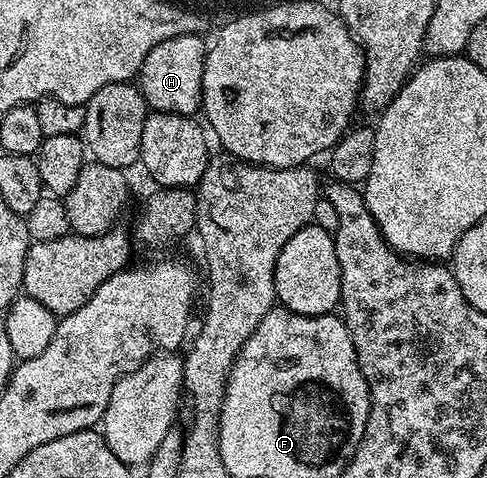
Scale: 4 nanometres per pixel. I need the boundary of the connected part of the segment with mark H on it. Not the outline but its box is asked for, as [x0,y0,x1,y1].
[137,35,208,117]

